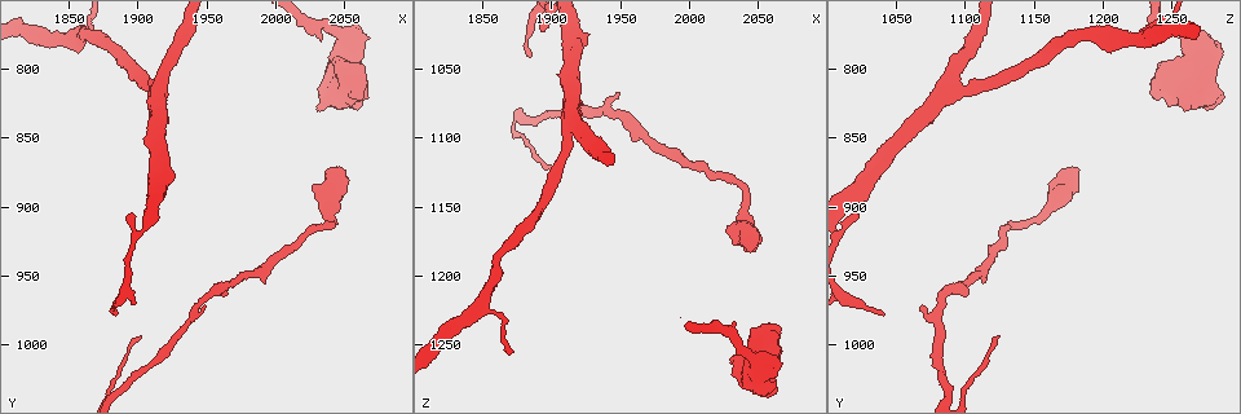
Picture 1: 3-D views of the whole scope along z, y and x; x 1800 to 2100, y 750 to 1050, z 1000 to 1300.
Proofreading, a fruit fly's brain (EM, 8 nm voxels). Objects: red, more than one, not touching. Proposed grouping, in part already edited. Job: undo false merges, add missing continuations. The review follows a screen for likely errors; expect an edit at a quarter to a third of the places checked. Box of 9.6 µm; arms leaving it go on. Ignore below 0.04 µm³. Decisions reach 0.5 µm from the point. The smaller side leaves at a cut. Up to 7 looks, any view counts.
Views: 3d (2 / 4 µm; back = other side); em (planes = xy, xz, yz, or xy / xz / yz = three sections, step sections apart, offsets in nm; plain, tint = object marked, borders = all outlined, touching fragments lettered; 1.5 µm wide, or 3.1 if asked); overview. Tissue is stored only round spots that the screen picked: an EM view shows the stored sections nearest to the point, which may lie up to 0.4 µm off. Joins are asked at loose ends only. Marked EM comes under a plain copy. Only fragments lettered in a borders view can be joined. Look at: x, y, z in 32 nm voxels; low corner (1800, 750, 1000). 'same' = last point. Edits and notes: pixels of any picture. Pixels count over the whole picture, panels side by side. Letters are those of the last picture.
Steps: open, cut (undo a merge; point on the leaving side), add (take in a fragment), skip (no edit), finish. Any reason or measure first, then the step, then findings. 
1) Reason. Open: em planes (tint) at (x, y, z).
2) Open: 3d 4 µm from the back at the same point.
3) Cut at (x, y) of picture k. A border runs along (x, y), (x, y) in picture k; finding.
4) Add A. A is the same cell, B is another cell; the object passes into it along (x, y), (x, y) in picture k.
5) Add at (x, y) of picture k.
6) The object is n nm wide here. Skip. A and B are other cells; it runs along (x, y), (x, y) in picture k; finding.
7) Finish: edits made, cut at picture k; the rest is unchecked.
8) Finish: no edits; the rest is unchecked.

Branch stops here. Open: 3d 4 µm at (2030, 830, 1262).

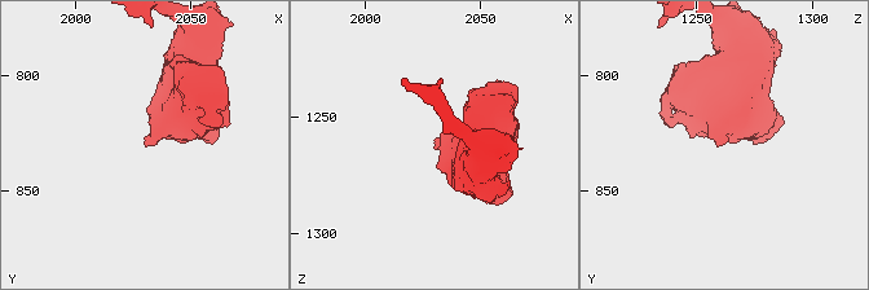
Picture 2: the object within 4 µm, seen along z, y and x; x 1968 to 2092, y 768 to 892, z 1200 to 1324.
Open: em xy step 4 (borders) at (2029, 830, 1262).

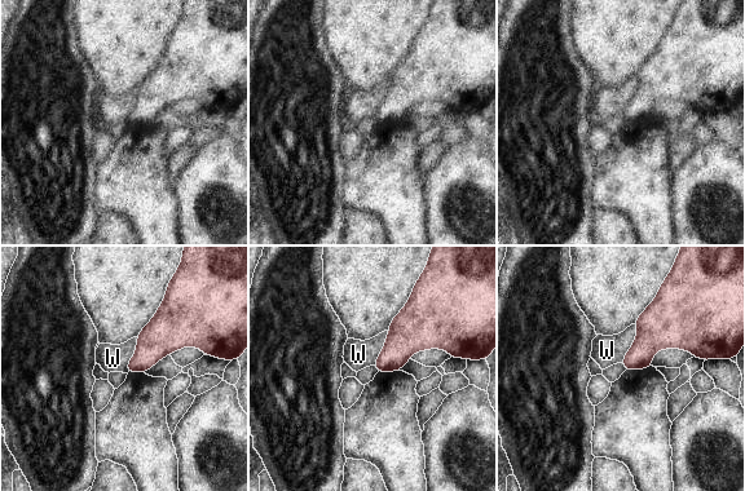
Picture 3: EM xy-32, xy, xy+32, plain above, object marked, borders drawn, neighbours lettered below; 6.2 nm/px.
Skip. W is another cell; none of them fits.

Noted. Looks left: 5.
Sudden change in width. Open: 3d 2 µm at (1850, 778, 1220).

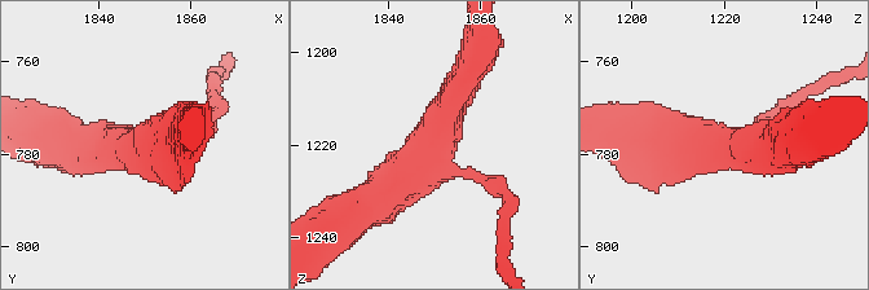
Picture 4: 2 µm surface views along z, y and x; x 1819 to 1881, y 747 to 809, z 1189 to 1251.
3 arms meet here; now the EM. Open: em planes (borders) at (1850, 778, 1220).

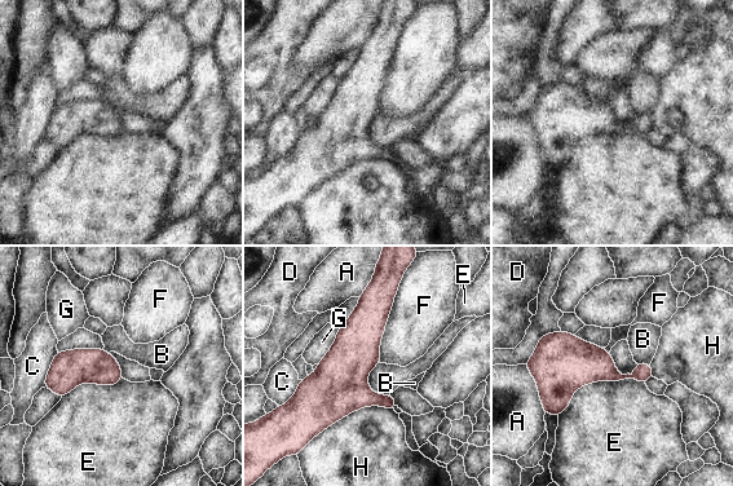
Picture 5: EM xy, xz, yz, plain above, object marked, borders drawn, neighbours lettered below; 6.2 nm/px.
The object is 160 nm wide here. Skip. A, B, C, D, E, F, G and H are other cells; a border runs along (644, 383), (590, 381), (559, 416) in picture 5; all the same neuron.

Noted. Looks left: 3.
Thin end. Open: em planes (borders) at (1952, 970, 1068).

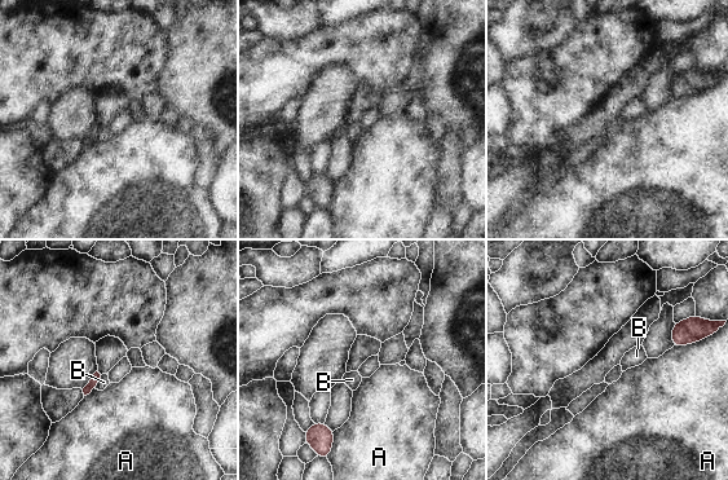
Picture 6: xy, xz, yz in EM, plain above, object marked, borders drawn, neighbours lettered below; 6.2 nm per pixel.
Skip. A and B are other cells; a border runs along (101, 375), (95, 388) in picture 6; no lettered fragment goes on from it.

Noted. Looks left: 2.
Finish: no edits; the rest is unchecked.

